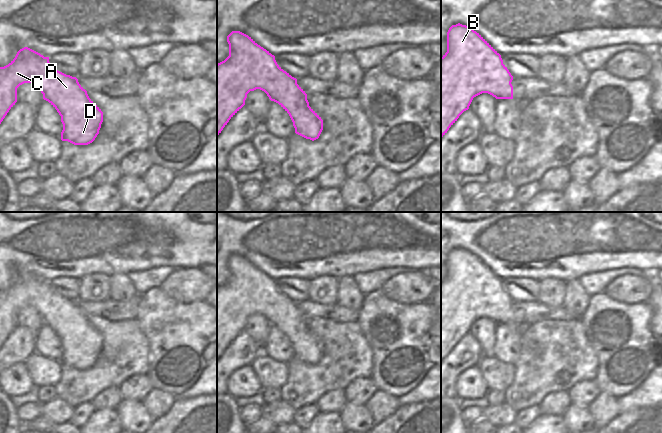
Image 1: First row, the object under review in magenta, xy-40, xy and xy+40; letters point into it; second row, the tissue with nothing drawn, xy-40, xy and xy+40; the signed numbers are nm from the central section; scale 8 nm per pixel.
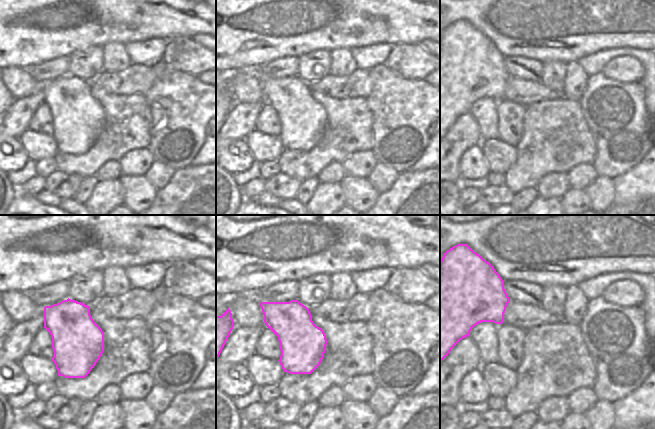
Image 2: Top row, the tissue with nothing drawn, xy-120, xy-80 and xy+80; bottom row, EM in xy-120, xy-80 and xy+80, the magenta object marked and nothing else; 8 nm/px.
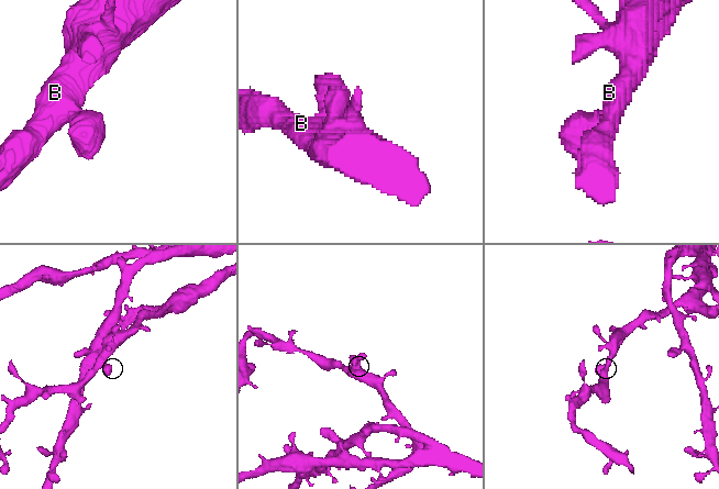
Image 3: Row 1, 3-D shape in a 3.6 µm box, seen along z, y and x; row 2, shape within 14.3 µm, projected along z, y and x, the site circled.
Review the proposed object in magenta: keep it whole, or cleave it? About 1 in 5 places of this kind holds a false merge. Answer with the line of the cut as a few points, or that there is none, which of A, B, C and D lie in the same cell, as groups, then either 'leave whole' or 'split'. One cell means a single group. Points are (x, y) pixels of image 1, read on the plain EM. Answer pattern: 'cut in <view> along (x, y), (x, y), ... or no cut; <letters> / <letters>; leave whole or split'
no cut; A B C D; leave whole

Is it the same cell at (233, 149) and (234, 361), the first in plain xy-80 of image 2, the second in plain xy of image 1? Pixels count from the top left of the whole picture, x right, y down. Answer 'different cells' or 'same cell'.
different cells

